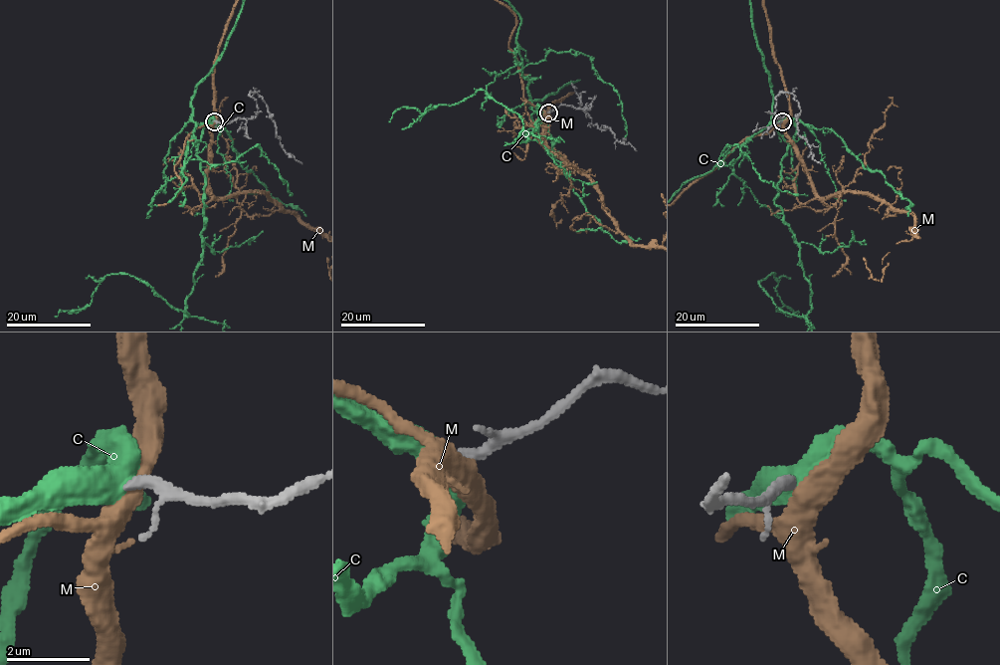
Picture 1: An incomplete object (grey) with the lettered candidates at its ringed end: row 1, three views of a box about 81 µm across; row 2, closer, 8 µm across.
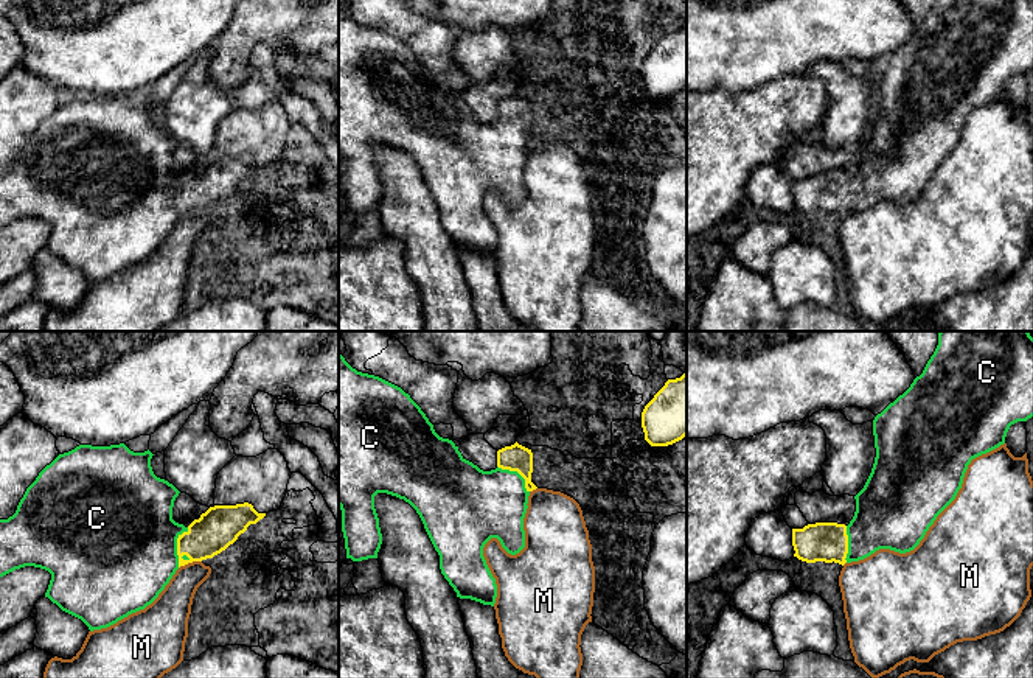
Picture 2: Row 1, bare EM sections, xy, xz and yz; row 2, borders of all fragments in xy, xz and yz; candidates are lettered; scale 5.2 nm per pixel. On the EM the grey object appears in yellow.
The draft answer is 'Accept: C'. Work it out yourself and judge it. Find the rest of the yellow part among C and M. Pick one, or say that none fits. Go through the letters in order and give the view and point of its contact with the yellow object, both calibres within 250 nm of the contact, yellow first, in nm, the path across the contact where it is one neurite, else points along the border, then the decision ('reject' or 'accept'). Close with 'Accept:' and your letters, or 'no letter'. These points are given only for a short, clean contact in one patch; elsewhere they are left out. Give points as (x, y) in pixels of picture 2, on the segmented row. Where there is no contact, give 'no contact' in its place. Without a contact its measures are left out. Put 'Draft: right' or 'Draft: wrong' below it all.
C: contact xy (177, 548); calibres 220 and 500 nm; way xy (219, 526), (207, 537), (177, 548), (129, 543); accept
M: contact xy (190, 562); calibres 220 and 190 nm; border xy (201, 560), (193, 560), (179, 568); reject
Accept: C
Draft: right

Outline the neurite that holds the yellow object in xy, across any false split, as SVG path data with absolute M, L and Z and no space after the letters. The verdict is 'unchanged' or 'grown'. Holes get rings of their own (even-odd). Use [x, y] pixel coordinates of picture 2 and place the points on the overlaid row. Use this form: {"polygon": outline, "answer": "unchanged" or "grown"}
{"polygon": "M124 443L110 446L79 445L59 454L26 488L17 510L0 519L0 577L34 566L51 574L45 597L62 611L81 619L90 631L107 628L132 613L144 610L169 583L180 566L213 558L233 544L250 524L266 516L252 504L214 505L188 527L172 519L179 490L154 474L152 453L134 453Z", "answer": "grown"}

